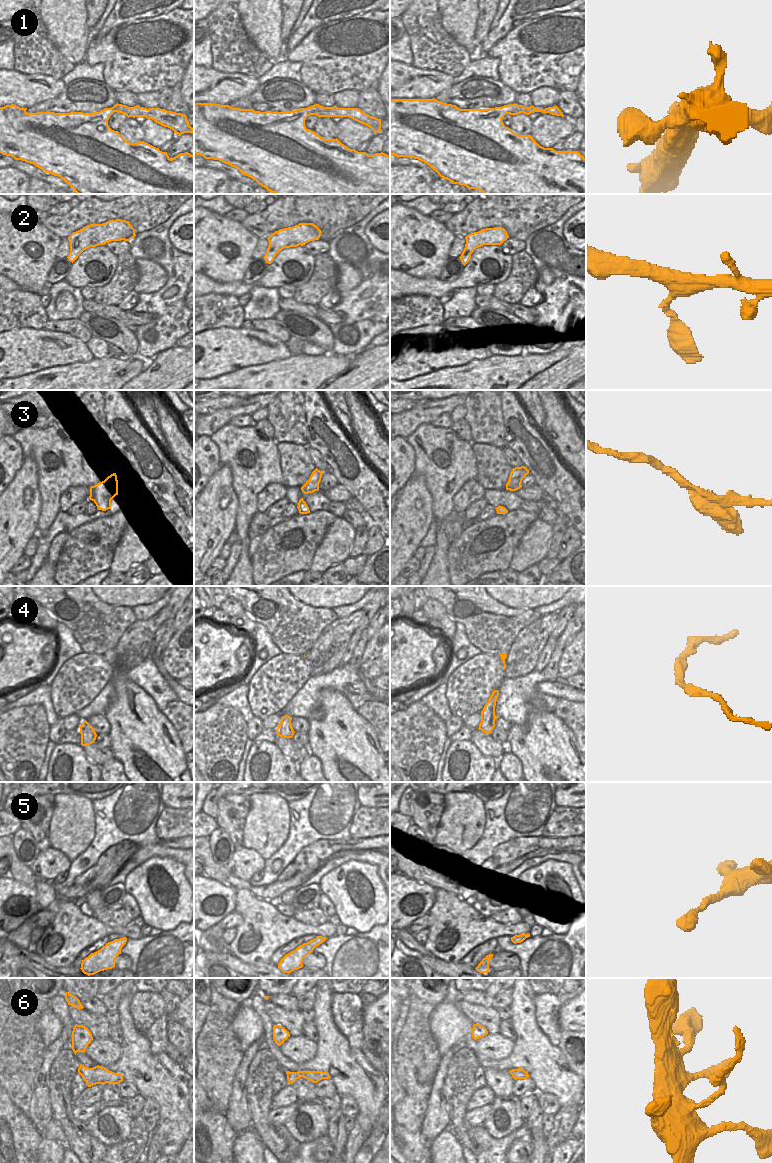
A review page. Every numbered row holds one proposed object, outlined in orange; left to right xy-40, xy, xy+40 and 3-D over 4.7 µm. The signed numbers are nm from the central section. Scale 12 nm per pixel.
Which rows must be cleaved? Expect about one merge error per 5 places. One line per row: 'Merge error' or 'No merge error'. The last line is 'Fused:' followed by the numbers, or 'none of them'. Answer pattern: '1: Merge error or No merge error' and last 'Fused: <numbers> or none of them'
1: No merge error
2: No merge error
3: No merge error
4: No merge error
5: No merge error
6: No merge error
Fused: none of them.

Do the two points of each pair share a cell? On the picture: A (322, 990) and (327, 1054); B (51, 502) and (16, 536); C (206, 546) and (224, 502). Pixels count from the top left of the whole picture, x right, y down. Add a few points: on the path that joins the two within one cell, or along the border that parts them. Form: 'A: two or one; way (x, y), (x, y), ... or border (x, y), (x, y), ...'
A: one; way (323, 1006), (327, 1038)
B: two; border (39, 489), (41, 513), (37, 531)
C: one; way (206, 535), (206, 522), (213, 513)

